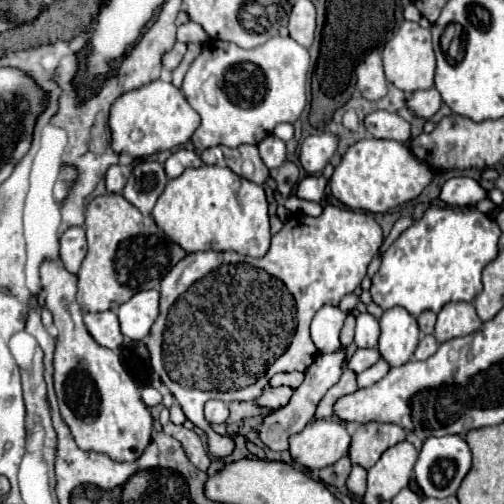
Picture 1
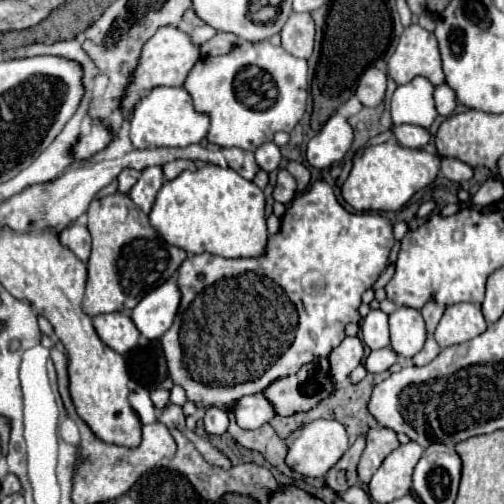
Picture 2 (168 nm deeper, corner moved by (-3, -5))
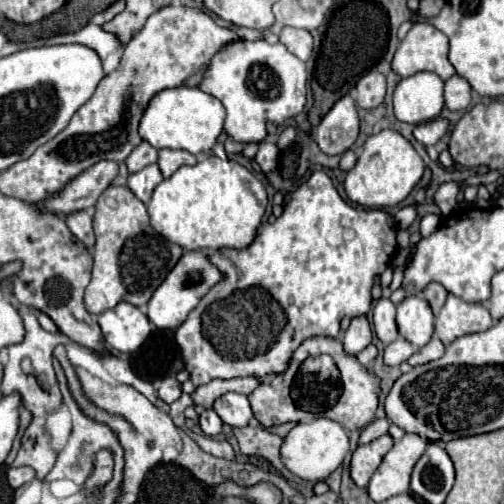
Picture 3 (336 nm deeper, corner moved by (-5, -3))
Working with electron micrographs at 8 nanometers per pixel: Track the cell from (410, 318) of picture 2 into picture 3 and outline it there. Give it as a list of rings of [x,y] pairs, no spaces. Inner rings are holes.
[[[407,296],[397,304],[399,336],[421,348],[433,336],[433,312],[423,296]]]

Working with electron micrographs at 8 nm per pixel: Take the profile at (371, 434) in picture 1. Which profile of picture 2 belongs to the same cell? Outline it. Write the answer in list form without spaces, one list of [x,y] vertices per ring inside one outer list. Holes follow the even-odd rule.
[[[371,428],[365,434],[367,446],[363,450],[363,456],[359,460],[359,480],[363,484],[369,484],[371,476],[375,474],[375,470],[381,466],[381,462],[385,460],[385,456],[389,456],[401,442],[397,440],[397,434],[389,428]]]

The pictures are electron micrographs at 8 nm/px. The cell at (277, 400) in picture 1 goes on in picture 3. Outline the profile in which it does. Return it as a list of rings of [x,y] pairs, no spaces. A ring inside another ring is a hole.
[[[237,392],[223,394],[221,398],[217,398],[213,402],[211,408],[217,412],[217,416],[225,424],[235,426],[235,428],[243,428],[243,426],[247,426],[253,420],[253,412],[251,412],[247,396],[237,394]]]

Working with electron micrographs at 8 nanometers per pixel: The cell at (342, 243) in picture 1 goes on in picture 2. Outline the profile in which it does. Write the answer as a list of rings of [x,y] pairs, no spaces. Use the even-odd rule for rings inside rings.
[[[323,180],[315,182],[311,192],[297,196],[285,210],[285,214],[281,216],[281,230],[275,236],[269,236],[269,244],[263,256],[259,258],[237,258],[237,260],[229,260],[223,256],[215,256],[215,254],[199,254],[199,256],[189,256],[181,266],[179,266],[179,276],[177,276],[177,284],[181,290],[181,304],[177,310],[177,316],[173,320],[173,326],[159,338],[163,354],[167,358],[167,372],[173,380],[173,384],[179,384],[185,394],[187,400],[191,400],[193,404],[197,404],[197,408],[209,408],[215,404],[221,404],[223,408],[231,410],[233,406],[237,406],[239,398],[247,396],[247,394],[257,394],[263,392],[271,382],[275,382],[277,378],[295,374],[301,366],[315,362],[317,358],[327,358],[331,354],[333,348],[337,348],[341,344],[341,340],[345,338],[345,326],[349,322],[359,322],[359,304],[361,304],[361,294],[373,286],[373,282],[379,278],[379,274],[385,270],[387,264],[387,256],[393,248],[395,240],[393,240],[393,228],[389,224],[387,218],[383,218],[381,214],[351,214],[347,212],[335,198],[331,186]],[[285,296],[289,298],[289,302],[295,306],[297,318],[291,314],[285,314]]]

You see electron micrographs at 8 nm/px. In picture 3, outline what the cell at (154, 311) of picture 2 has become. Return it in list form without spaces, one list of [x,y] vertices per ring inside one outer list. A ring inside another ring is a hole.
[[[191,250],[185,252],[179,258],[179,264],[175,264],[175,268],[167,274],[167,278],[163,280],[163,284],[155,290],[153,298],[149,300],[149,310],[147,316],[149,320],[161,328],[179,328],[179,324],[183,324],[183,320],[189,316],[189,312],[199,304],[199,300],[215,286],[219,284],[219,280],[223,280],[223,274],[219,272],[219,268],[215,268],[209,262],[209,254],[203,250]]]

